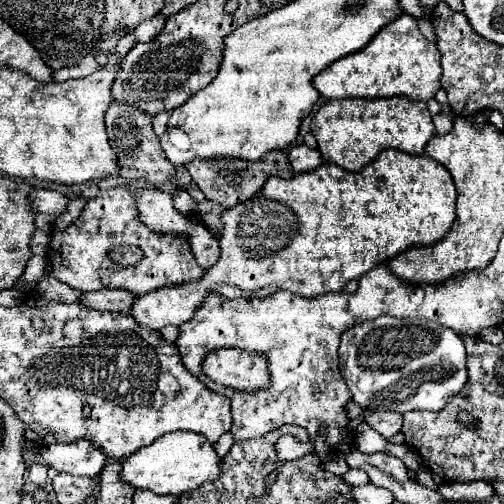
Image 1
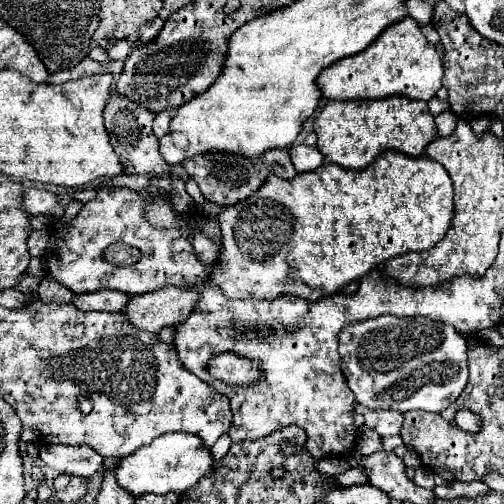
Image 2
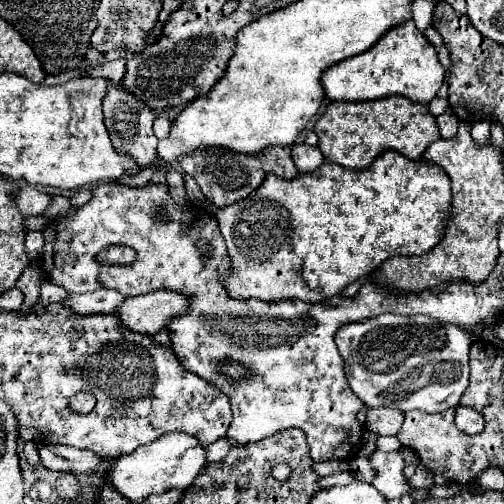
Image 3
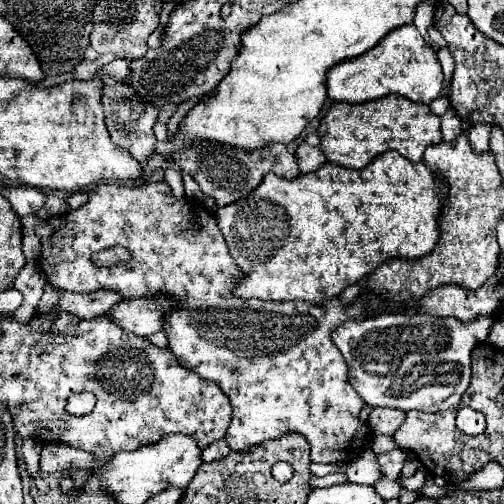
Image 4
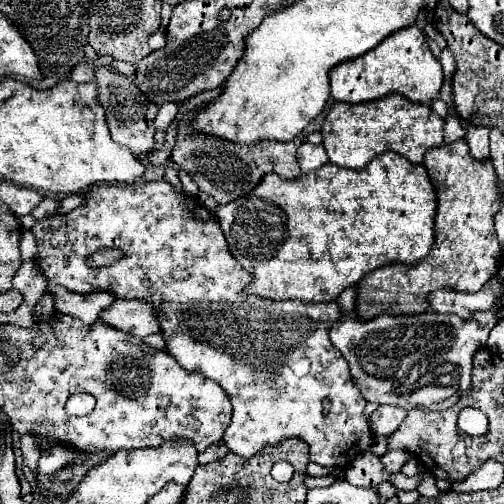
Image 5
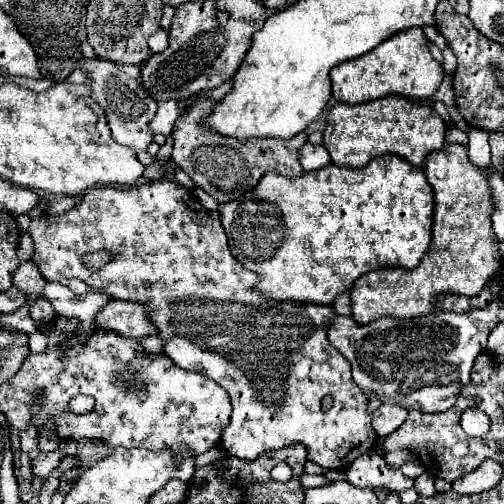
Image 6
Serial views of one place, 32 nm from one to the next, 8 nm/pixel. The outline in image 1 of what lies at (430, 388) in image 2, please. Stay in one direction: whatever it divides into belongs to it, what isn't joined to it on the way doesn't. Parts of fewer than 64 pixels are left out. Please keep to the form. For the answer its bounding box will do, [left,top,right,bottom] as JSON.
[338,316,468,412]

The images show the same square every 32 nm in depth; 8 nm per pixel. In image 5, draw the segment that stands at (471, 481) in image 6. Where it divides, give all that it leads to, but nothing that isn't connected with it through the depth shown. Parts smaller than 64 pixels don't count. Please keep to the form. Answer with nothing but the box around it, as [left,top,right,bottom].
[452,460,500,494]

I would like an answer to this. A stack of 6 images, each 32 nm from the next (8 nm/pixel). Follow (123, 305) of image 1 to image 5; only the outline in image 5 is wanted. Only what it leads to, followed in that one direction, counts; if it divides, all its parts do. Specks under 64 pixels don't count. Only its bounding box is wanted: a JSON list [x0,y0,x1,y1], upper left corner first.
[46,284,116,324]

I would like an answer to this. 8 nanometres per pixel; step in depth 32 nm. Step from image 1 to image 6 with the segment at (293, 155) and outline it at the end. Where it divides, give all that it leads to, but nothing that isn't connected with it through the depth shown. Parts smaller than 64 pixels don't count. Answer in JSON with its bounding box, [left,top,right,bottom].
[300,142,330,172]

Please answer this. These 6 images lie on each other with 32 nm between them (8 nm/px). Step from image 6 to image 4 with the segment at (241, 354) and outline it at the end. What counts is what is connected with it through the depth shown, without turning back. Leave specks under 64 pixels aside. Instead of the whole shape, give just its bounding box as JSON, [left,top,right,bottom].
[36,182,372,464]

